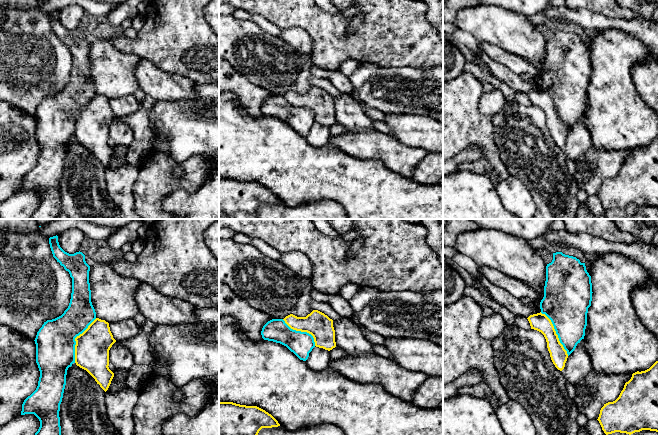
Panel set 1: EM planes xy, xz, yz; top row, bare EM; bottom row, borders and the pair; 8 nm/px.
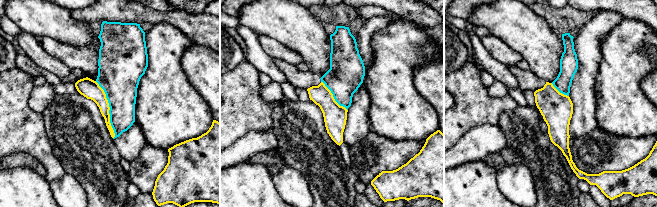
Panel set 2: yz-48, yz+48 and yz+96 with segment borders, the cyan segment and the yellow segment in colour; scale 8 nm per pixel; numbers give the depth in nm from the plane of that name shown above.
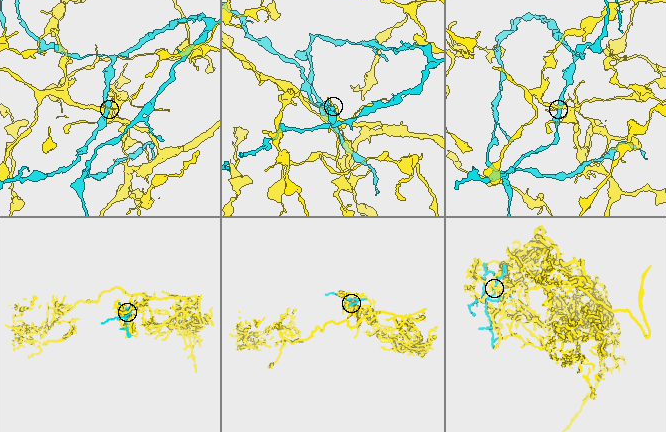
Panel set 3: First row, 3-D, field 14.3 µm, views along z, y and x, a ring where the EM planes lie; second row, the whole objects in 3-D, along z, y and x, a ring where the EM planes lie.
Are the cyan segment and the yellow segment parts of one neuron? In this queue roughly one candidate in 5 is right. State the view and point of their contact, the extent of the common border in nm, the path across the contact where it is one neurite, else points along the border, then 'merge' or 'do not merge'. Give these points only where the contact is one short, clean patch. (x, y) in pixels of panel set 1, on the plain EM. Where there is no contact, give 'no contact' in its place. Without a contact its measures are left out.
contact xy (74, 116); length 400 nm; do not merge

